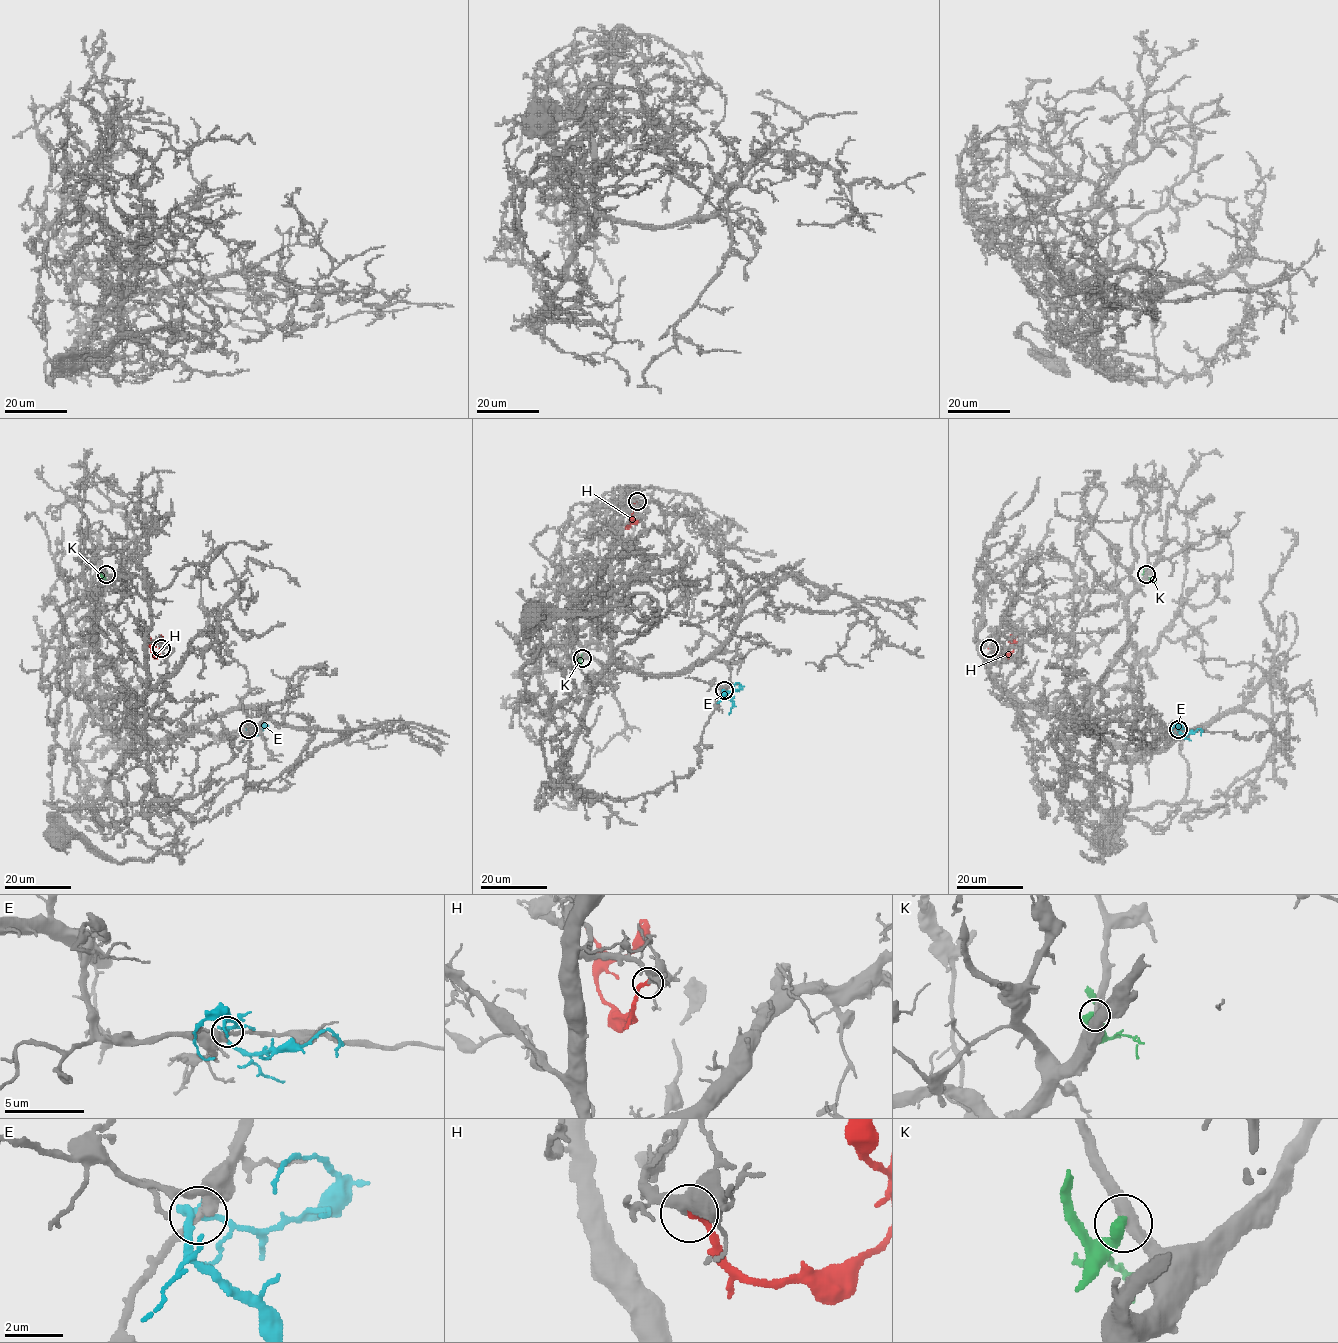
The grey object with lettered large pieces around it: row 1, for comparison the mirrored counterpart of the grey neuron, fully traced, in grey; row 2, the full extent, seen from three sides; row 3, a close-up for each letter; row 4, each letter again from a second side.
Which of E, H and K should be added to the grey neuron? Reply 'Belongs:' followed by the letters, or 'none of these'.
Belongs: H

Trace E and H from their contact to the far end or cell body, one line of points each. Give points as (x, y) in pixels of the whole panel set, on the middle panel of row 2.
E: (724, 690), (724, 695), (732, 701), (728, 713)
H: (637, 501), (627, 525), (637, 522)

